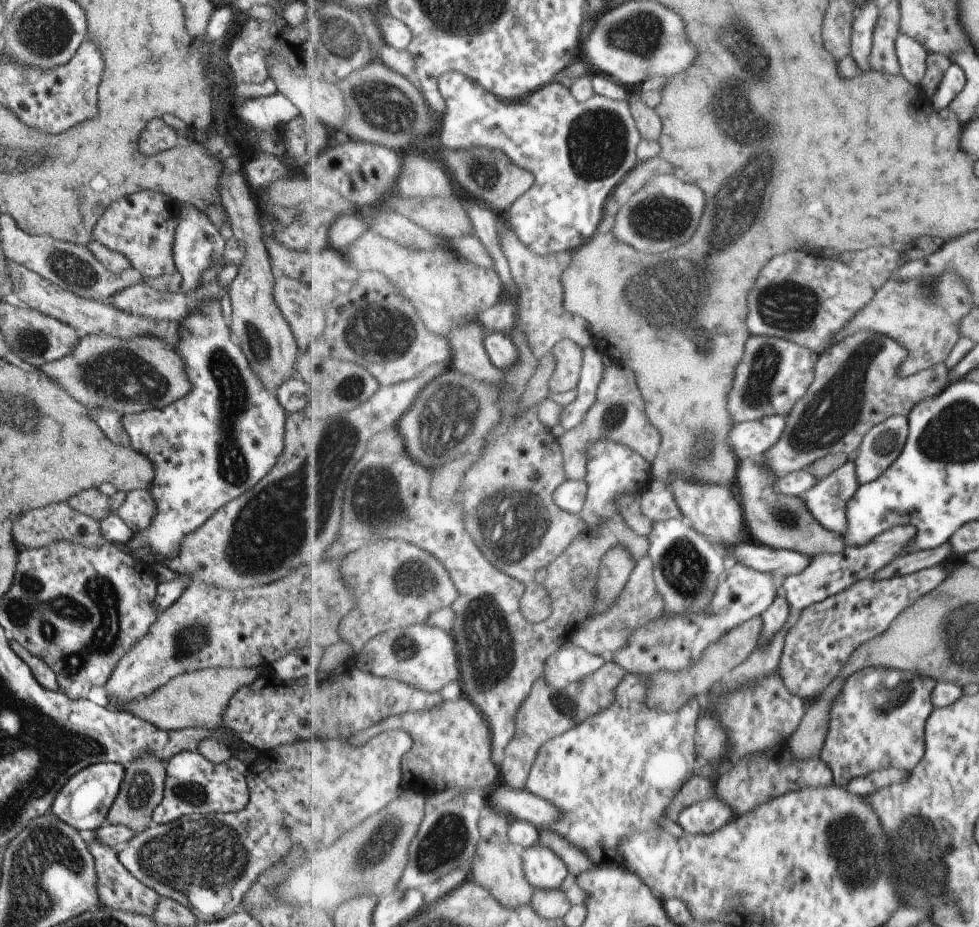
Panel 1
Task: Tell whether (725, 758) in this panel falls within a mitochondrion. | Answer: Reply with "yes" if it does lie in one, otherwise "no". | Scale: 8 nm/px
no

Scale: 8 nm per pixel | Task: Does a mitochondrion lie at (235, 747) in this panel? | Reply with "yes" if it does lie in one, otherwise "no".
no

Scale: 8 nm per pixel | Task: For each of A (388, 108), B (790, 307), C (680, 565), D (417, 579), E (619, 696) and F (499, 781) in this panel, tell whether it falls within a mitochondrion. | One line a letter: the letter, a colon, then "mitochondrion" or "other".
A: mitochondrion
B: mitochondrion
C: mitochondrion
D: mitochondrion
E: other
F: other

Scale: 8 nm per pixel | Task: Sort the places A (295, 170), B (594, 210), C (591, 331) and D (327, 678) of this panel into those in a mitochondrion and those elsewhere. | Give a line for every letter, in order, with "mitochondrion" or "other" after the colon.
A: other
B: other
C: other
D: other

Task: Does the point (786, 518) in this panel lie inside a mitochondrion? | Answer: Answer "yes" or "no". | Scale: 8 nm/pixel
yes

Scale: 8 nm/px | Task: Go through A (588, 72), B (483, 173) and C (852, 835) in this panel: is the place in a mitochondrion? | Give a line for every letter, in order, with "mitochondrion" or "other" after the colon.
A: other
B: mitochondrion
C: mitochondrion

